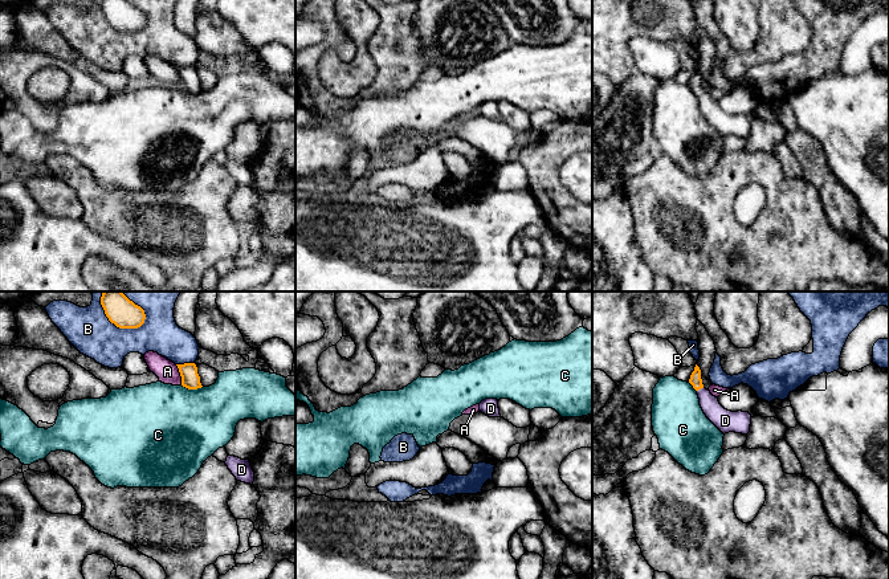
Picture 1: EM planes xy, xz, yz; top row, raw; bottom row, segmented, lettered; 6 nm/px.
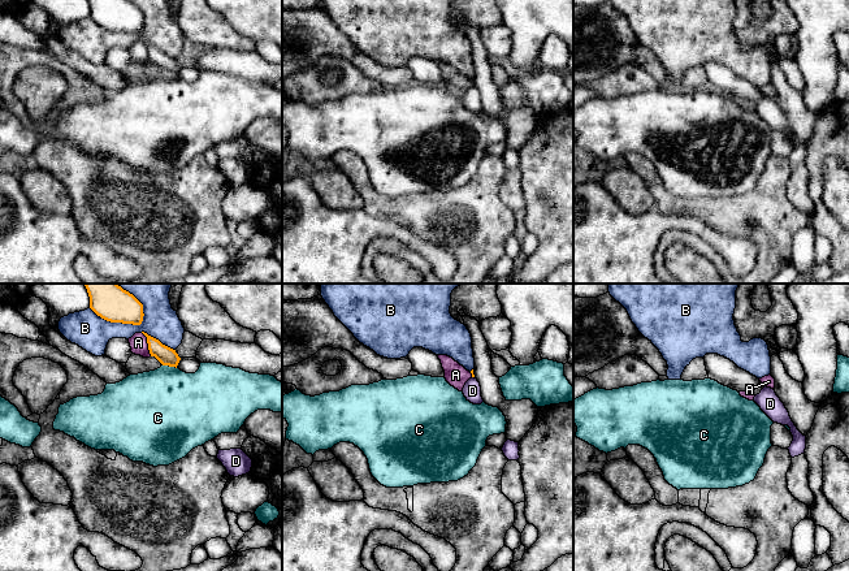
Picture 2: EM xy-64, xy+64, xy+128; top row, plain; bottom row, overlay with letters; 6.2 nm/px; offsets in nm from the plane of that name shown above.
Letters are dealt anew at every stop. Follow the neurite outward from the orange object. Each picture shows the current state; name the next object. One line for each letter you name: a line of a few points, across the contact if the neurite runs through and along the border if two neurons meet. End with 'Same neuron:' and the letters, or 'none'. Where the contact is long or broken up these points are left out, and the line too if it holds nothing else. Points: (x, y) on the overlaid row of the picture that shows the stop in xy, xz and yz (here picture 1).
D: Line: yz (696, 380), (700, 388), (709, 404), (725, 420)
Same neuron: D

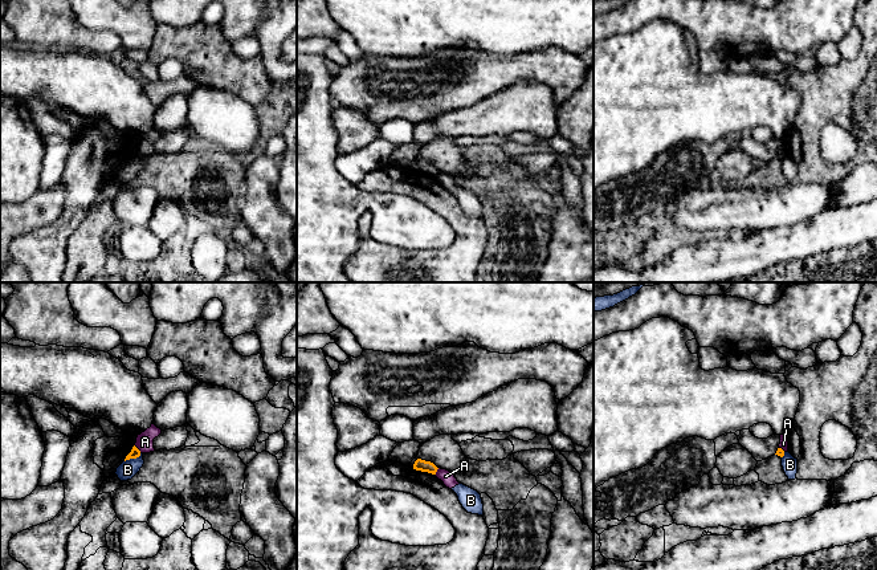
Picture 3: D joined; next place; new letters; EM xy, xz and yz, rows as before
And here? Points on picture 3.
Same neuron: none

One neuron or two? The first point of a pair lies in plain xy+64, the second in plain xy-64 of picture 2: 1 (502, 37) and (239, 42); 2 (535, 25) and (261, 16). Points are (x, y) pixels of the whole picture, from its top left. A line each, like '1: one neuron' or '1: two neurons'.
1: one neuron
2: one neuron

